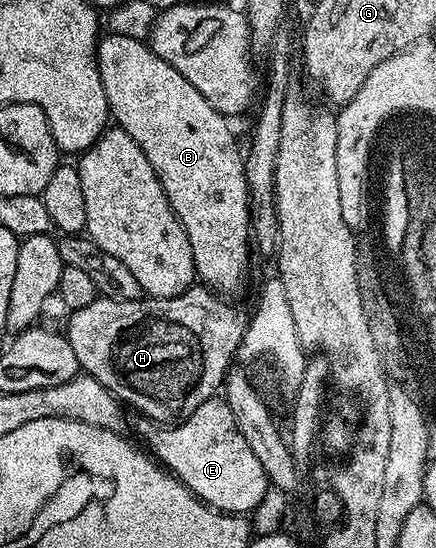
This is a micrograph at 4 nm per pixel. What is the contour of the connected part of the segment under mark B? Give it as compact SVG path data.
M122 34L101 35L96 46L96 61L102 78L102 90L106 90L106 102L111 119L126 134L130 134L130 138L134 142L138 142L142 154L146 154L146 162L150 162L150 166L154 166L154 174L158 178L158 182L162 182L162 190L166 194L178 222L186 230L186 238L190 238L190 254L194 254L194 266L199 283L211 288L217 294L232 294L228 292L238 291L248 276L248 244L250 248L254 240L254 233L252 231L252 209L248 203L248 183L244 173L245 153L236 145L236 136L232 133L231 126L228 125L231 124L229 117L214 110L214 106L210 106L210 102L206 102L206 98L198 90L194 90L194 86L190 86L190 82L186 82L186 78L182 78L182 74L178 74L178 70L174 70L174 66L170 66L170 62L162 62L162 58L158 58L158 54L154 54L144 40L126 38Z

